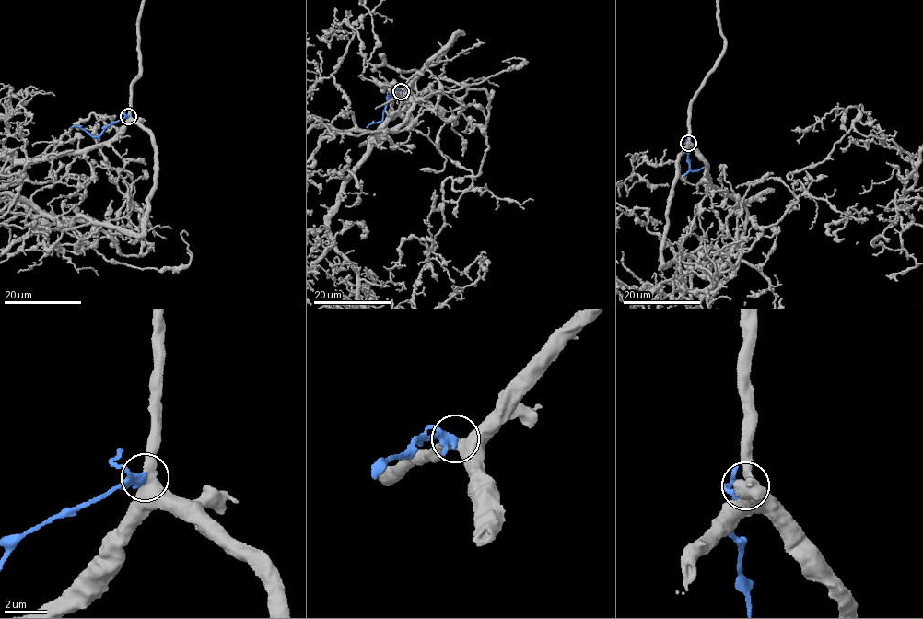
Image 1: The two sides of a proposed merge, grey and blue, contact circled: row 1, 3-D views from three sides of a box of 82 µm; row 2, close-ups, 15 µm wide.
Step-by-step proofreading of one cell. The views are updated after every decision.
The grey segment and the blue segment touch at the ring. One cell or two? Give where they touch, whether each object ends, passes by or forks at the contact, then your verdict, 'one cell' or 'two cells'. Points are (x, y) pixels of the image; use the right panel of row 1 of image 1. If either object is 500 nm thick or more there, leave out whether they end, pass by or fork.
place (688, 143); grey passes by; blue forks; two cells

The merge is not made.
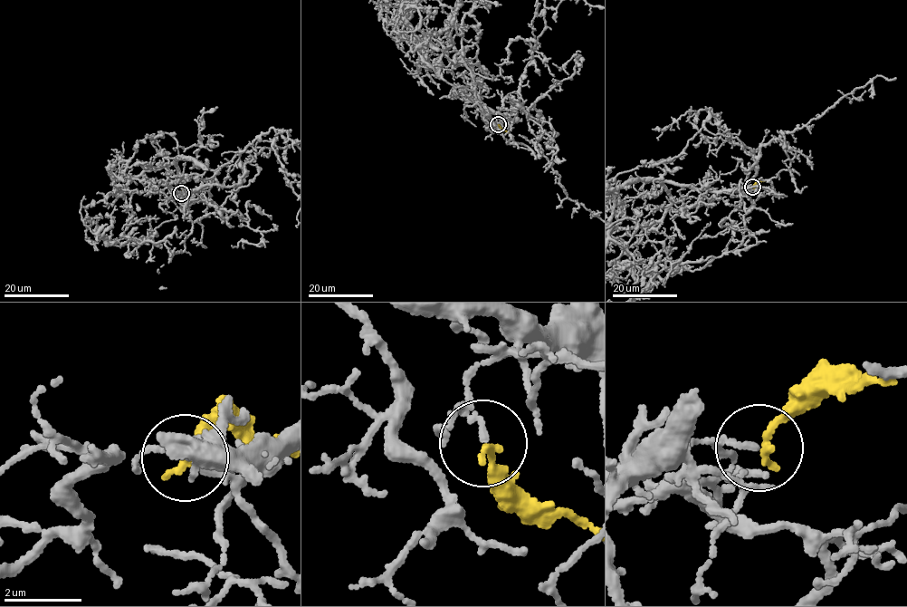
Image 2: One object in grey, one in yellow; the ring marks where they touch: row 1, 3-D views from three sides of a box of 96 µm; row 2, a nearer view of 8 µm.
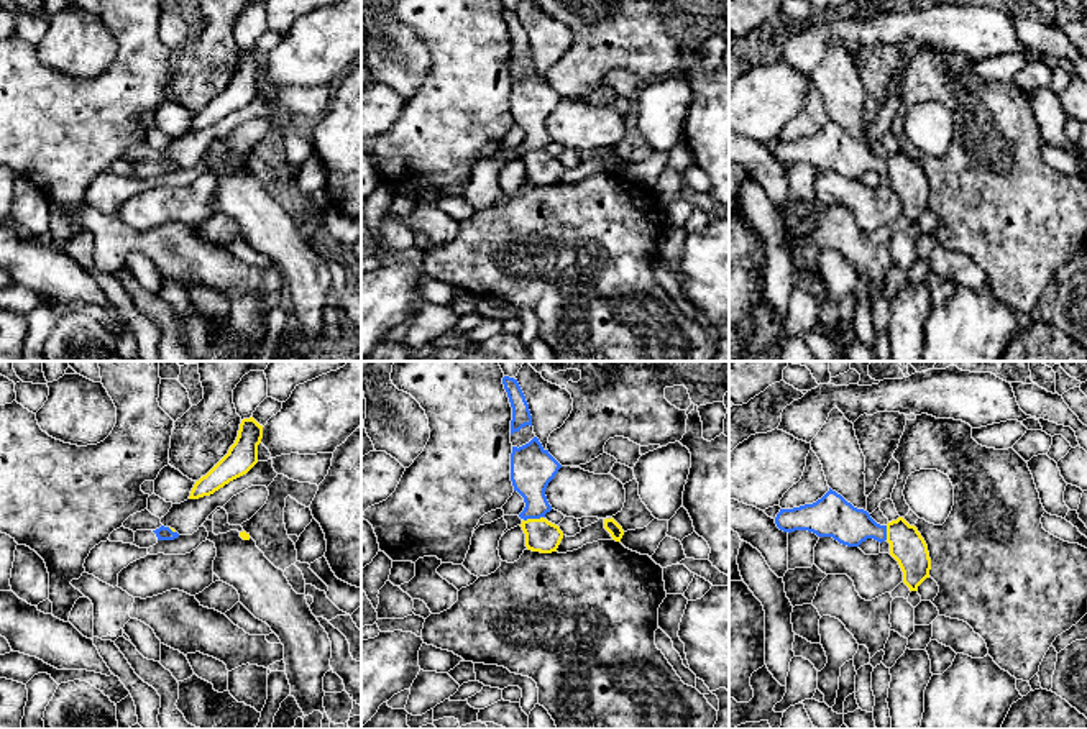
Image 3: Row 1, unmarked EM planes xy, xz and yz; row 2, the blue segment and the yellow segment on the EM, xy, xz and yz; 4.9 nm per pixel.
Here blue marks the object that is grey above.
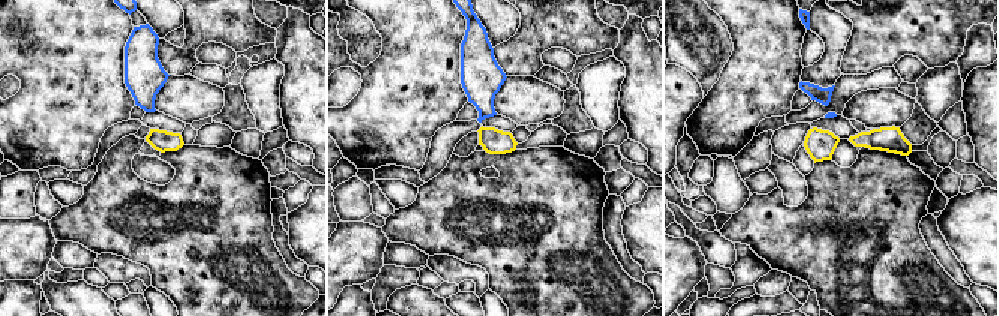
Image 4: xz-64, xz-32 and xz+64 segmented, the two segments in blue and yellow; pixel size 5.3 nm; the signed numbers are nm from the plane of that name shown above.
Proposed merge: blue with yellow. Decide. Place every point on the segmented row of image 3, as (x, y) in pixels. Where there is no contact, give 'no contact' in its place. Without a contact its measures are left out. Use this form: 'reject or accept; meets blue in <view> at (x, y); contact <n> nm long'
reject; meets blue in xz at (532, 518); contact 100 nm long

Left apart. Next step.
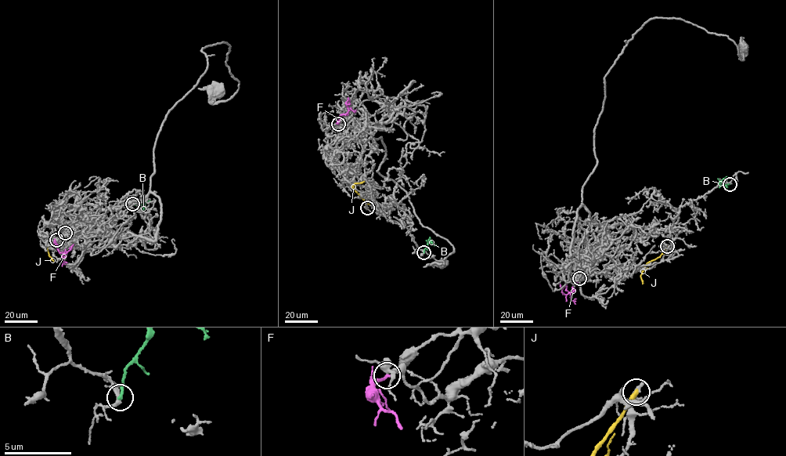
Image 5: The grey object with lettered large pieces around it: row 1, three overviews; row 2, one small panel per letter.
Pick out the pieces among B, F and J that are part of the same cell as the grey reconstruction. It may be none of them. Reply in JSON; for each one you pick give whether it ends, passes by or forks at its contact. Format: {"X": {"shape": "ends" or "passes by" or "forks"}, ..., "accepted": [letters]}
{"accepted": []}

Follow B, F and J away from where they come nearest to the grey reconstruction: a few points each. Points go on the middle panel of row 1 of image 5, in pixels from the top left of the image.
B: (423, 252), (428, 240), (436, 244)
F: (338, 124), (342, 114), (347, 112), (348, 97)
J: (367, 208), (365, 200), (353, 189), (355, 183), (364, 181)

